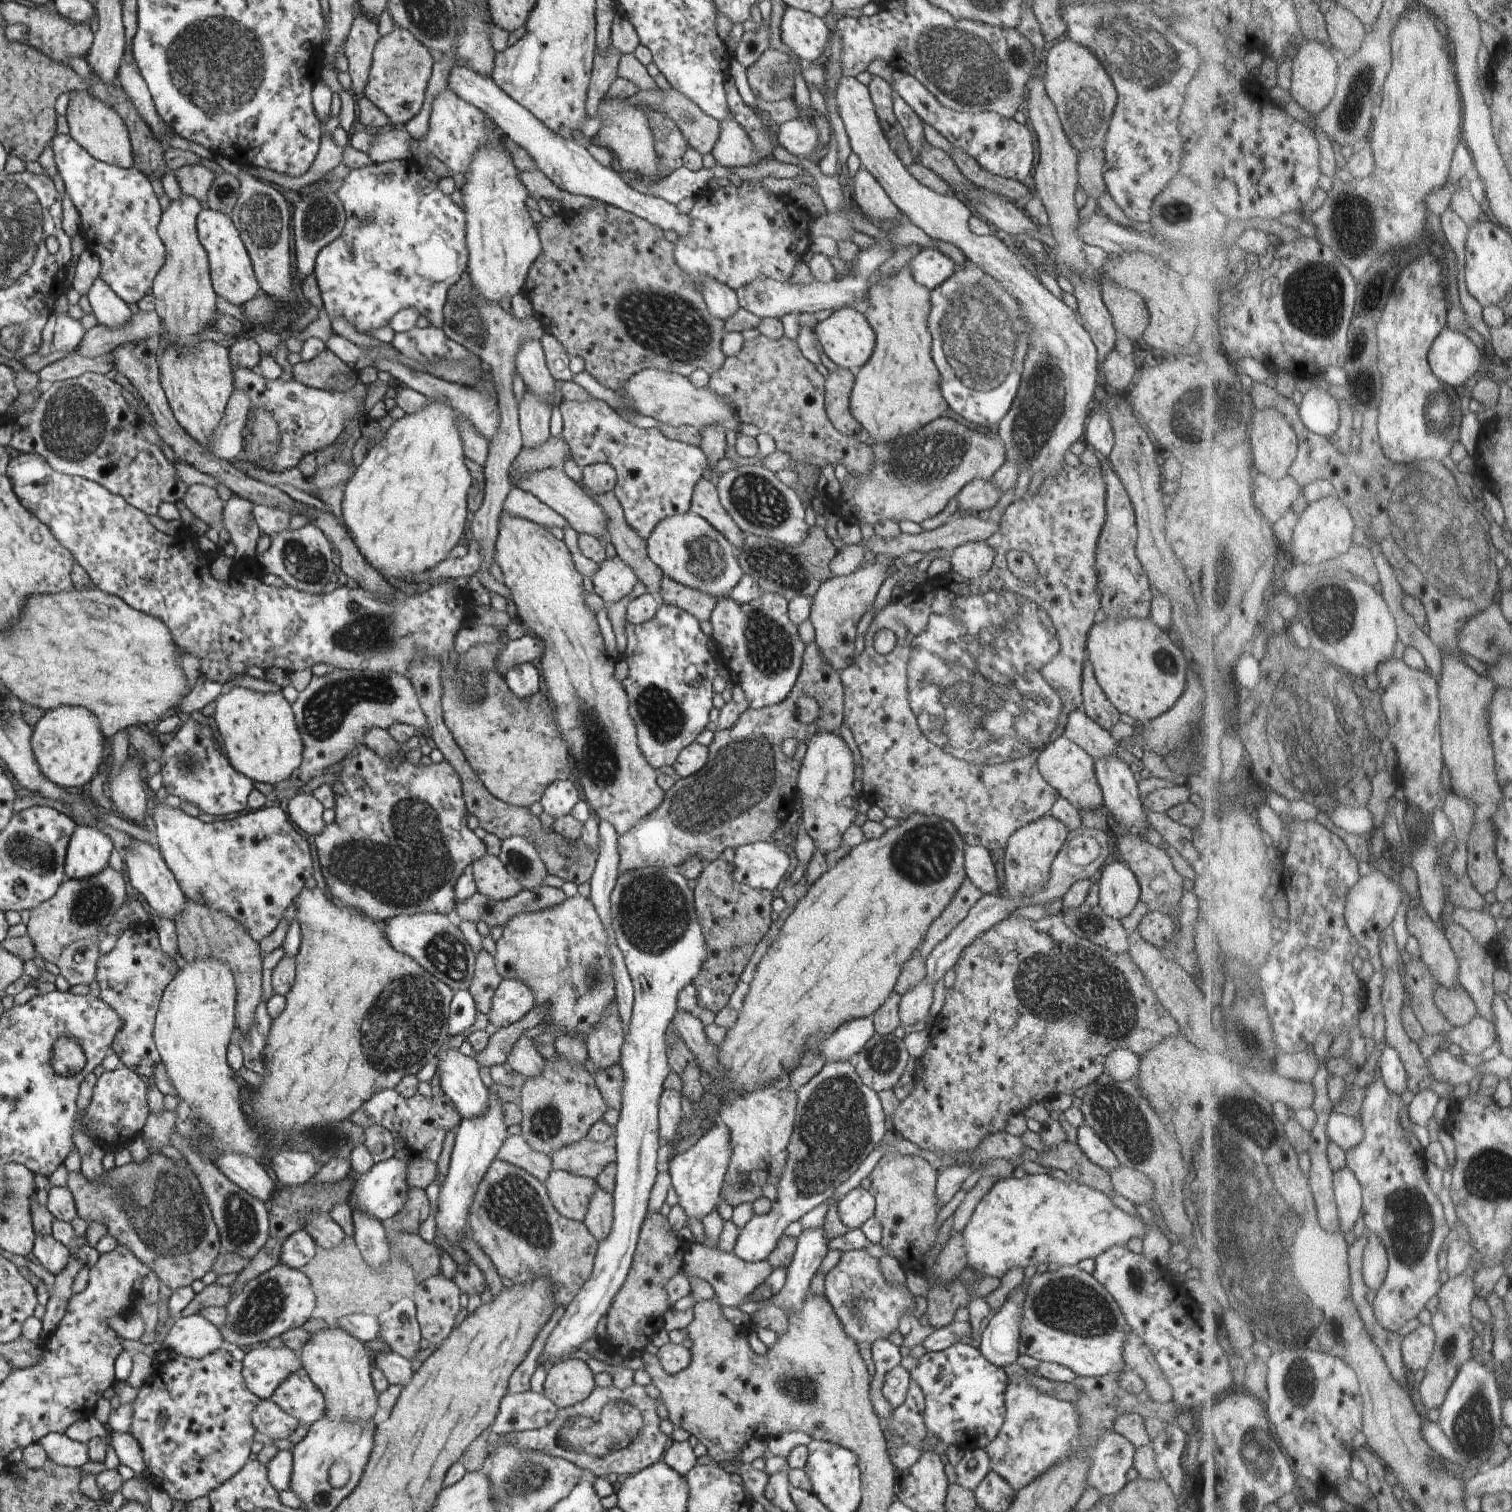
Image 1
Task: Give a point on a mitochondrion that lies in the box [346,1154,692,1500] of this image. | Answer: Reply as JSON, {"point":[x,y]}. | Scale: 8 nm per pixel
{"point":[610,1424]}

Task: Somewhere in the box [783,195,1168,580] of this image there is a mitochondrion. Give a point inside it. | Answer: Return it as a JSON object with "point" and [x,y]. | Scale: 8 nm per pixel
{"point":[978,339]}

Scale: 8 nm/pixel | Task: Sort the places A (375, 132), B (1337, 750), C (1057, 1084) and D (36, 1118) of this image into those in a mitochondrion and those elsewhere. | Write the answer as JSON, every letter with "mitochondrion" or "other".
{"A":"other","B":"mitochondrion","C":"other","D":"mitochondrion"}

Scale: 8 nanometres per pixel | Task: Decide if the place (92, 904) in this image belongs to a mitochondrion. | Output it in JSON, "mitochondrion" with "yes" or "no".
{"mitochondrion":"yes"}

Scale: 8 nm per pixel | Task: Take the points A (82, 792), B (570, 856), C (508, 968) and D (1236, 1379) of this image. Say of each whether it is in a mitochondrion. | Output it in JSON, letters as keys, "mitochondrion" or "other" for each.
{"A":"other","B":"mitochondrion","C":"other","D":"other"}

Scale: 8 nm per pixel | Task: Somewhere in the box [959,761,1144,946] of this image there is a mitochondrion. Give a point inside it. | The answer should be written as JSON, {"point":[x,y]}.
{"point":[1086,925]}

